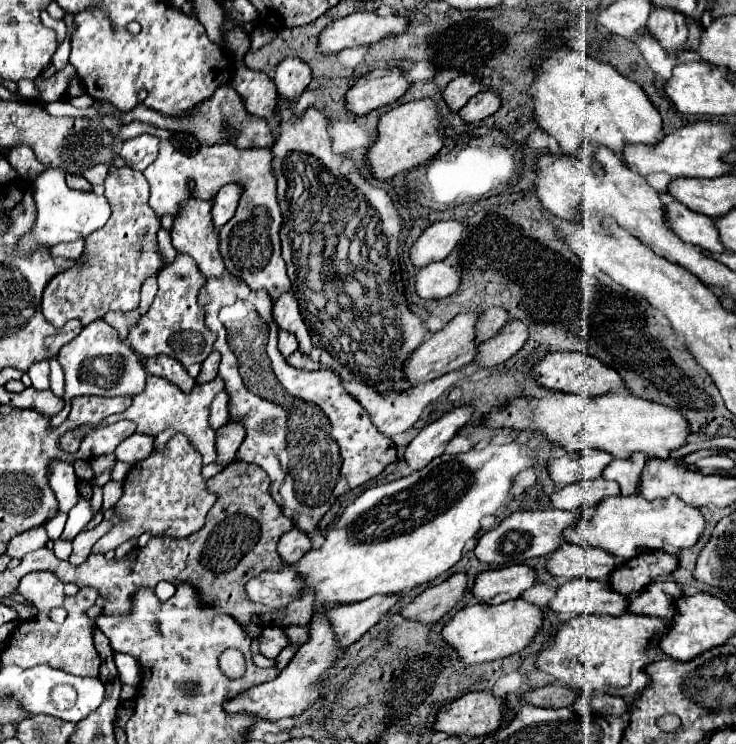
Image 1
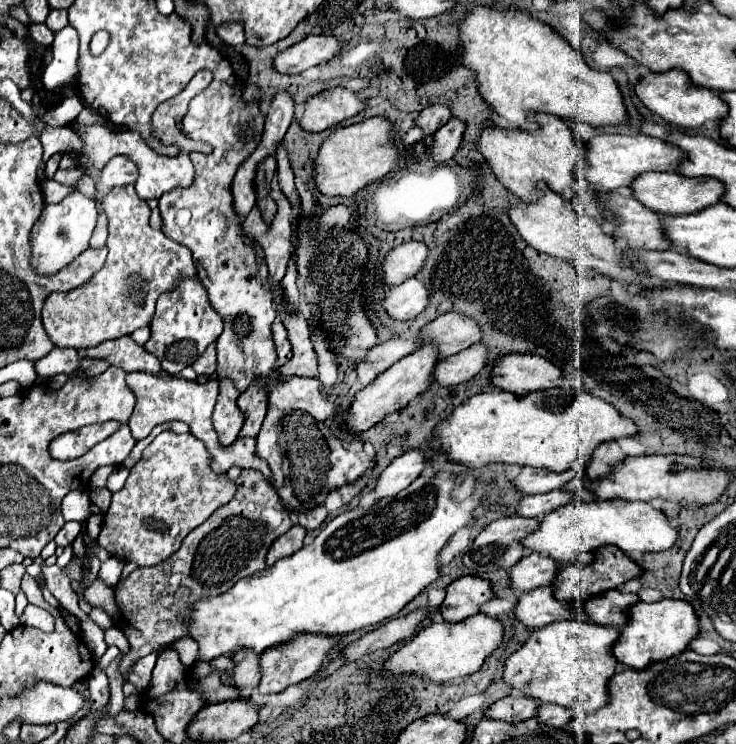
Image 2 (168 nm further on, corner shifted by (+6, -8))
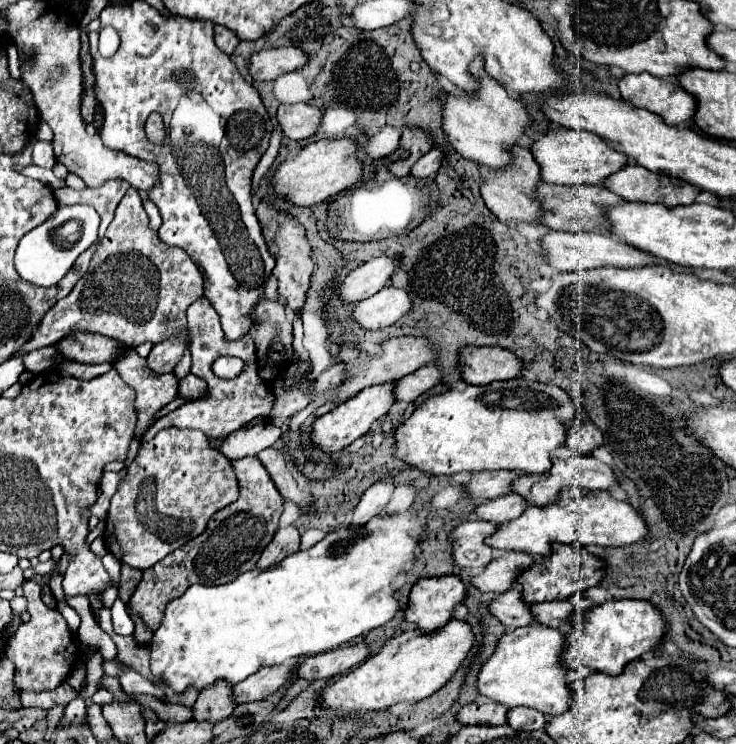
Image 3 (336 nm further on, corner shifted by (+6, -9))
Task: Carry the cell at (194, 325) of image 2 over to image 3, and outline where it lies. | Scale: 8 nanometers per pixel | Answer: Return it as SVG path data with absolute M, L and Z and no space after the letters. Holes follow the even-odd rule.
M186 331L178 337L172 337L170 341L162 341L154 345L150 355L146 357L146 365L158 375L172 373L174 365L182 359L182 353L184 353L184 347L188 347L188 341L190 341L190 333Z

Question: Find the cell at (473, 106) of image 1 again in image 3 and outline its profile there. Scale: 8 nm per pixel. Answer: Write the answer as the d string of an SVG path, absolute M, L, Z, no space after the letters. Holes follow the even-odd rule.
M432 149L430 153L426 153L424 157L420 157L416 161L416 165L412 167L410 173L416 179L426 179L426 177L430 177L430 175L434 175L438 171L440 163L442 163L442 153L438 149Z

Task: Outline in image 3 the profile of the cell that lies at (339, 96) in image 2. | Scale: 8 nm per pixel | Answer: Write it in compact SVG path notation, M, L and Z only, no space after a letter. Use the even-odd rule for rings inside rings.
M294 103L294 105L280 105L276 113L276 121L282 129L282 135L294 141L310 137L322 117L322 109L308 103Z

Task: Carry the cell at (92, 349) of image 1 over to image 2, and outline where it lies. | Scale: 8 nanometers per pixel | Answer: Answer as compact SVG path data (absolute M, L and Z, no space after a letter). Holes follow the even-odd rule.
M54 348L50 354L46 354L44 358L40 358L36 362L36 372L42 378L52 378L58 374L70 376L74 372L80 372L82 378L90 380L92 376L86 376L86 372L80 368L80 362L82 362L82 358L78 356L78 352L74 348Z

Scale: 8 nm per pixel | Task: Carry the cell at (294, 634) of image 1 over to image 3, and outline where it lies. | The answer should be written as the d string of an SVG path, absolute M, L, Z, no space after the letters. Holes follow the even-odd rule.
M274 665L274 667L262 667L258 673L250 675L246 681L240 681L232 687L232 701L234 703L250 703L260 701L272 695L290 675L294 673L294 667L288 665Z

